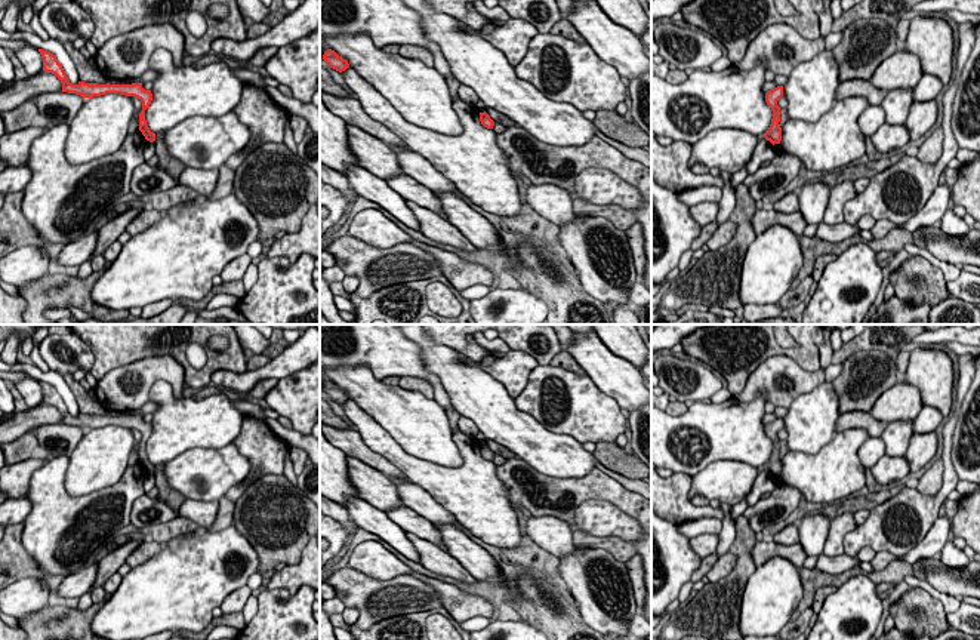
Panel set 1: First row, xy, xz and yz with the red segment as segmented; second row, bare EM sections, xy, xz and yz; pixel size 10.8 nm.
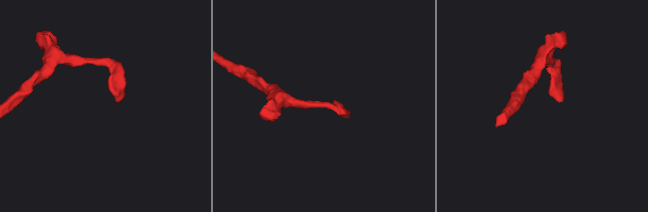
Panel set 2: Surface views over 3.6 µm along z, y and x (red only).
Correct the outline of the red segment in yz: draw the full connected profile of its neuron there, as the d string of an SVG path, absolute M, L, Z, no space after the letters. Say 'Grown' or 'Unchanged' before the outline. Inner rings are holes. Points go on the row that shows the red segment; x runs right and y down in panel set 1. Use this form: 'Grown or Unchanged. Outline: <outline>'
Unchanged. Outline: M777 86L765 93L765 102L773 111L773 119L768 130L764 133L764 138L770 141L773 145L780 144L782 141L782 127L780 121L780 107L777 101L783 96L783 86Z

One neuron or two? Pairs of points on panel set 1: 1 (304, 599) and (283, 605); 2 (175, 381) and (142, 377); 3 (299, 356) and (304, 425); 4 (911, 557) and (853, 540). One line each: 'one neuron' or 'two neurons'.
1: one neuron
2: one neuron
3: two neurons
4: two neurons

